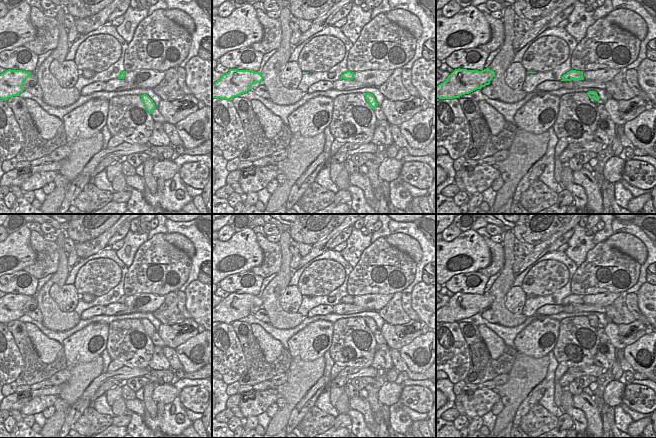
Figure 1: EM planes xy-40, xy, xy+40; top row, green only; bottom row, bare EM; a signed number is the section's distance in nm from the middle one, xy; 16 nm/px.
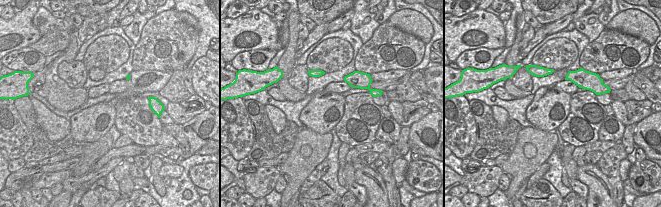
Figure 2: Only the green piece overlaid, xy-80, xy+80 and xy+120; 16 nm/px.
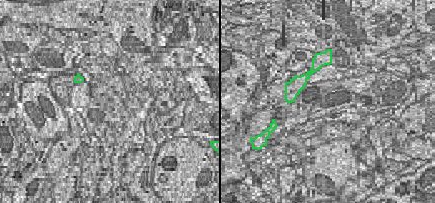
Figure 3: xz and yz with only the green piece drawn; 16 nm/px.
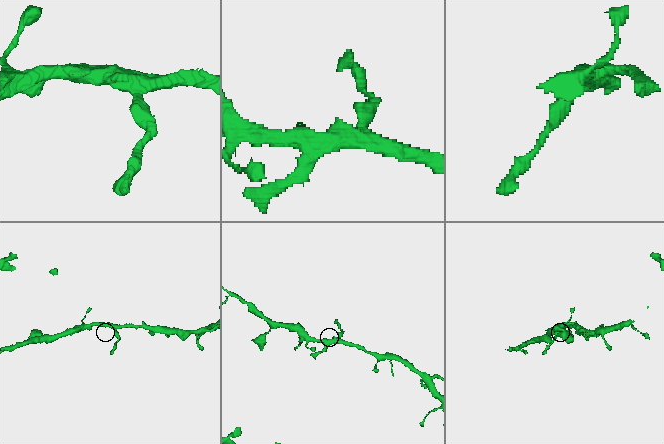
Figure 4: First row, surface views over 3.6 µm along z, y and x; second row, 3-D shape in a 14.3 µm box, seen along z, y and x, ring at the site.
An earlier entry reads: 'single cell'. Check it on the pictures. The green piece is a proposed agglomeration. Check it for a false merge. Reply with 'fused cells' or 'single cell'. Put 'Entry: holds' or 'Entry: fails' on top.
Entry: fails
fused cells

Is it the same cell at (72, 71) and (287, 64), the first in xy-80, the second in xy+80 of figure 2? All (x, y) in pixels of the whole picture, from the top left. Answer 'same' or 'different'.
different

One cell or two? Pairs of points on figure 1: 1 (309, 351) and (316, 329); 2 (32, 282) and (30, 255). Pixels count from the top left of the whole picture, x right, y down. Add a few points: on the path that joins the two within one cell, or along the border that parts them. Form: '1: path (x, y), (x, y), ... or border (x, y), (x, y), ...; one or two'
1: path (309, 346), (316, 334); one
2: border (22, 269), (10, 274); two

